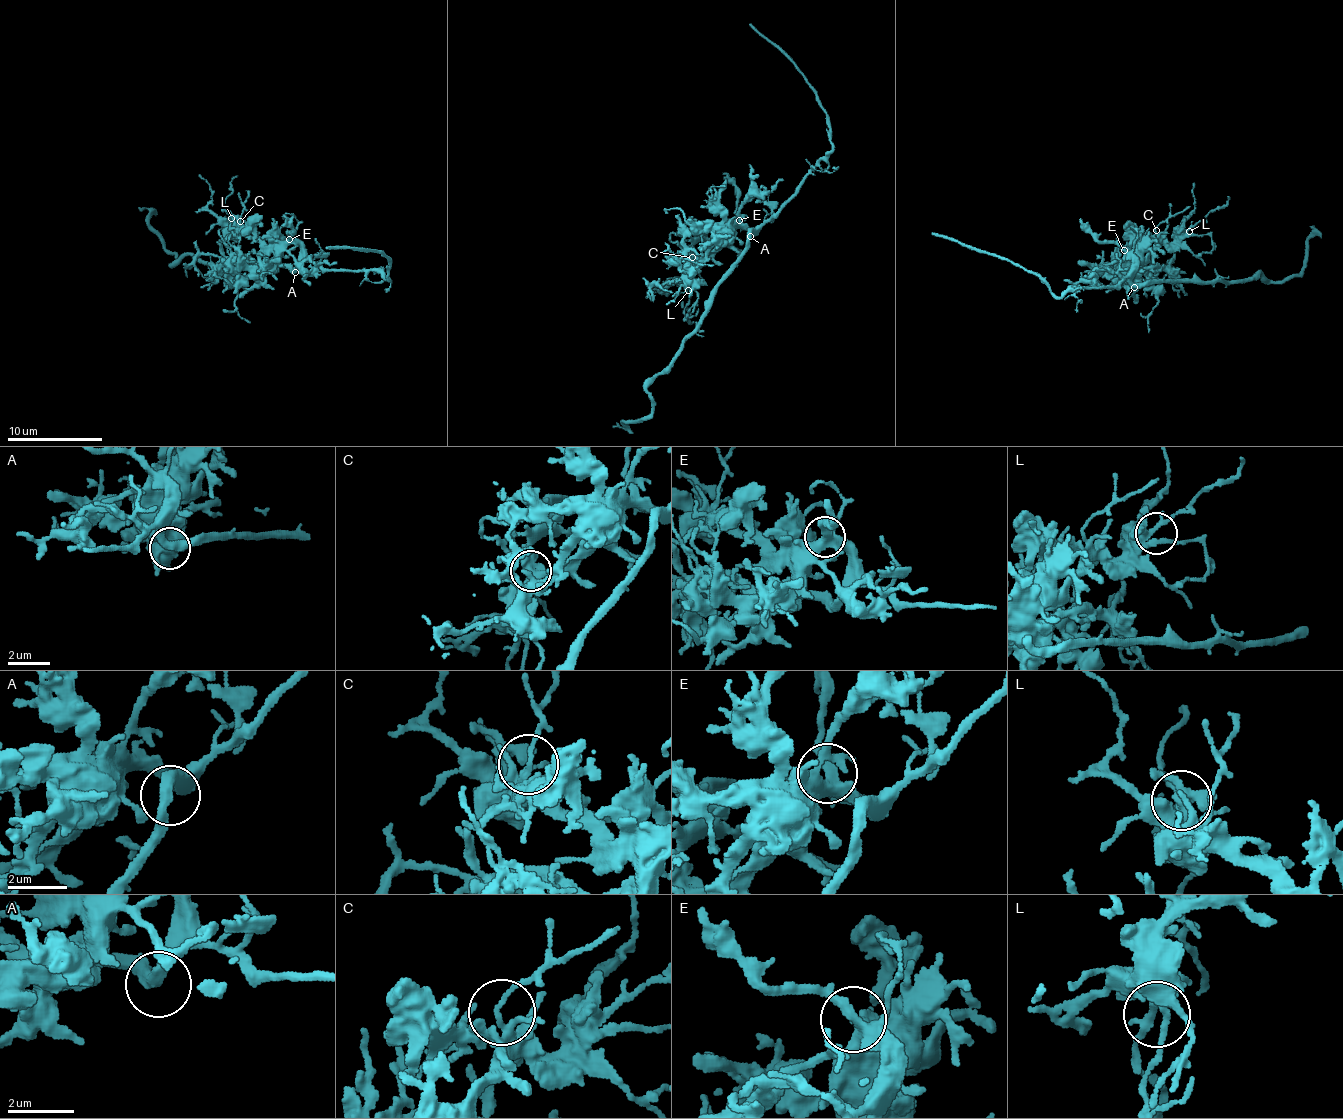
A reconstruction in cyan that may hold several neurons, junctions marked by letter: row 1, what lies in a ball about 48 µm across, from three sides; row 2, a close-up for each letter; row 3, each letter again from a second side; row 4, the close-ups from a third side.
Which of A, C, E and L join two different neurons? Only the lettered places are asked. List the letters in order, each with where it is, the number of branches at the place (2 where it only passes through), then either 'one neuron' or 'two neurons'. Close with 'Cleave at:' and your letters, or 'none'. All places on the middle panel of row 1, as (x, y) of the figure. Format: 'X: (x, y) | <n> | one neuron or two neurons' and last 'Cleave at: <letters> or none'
A: (750, 236) | 2 | one neuron
C: (692, 257) | 3 | one neuron
E: (739, 220) | 4 | one neuron
L: (688, 290) | 4 | one neuron
Cleave at: none

